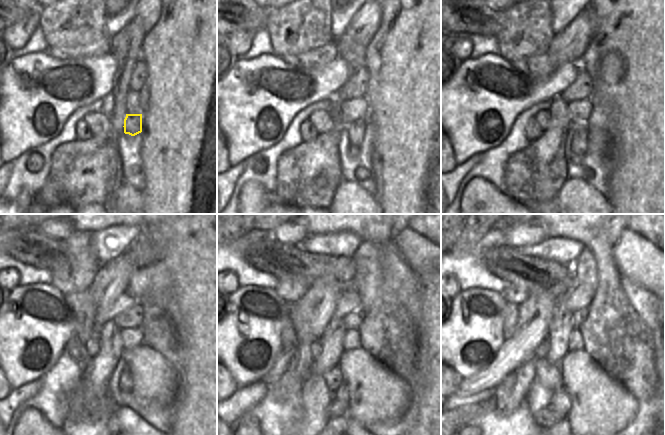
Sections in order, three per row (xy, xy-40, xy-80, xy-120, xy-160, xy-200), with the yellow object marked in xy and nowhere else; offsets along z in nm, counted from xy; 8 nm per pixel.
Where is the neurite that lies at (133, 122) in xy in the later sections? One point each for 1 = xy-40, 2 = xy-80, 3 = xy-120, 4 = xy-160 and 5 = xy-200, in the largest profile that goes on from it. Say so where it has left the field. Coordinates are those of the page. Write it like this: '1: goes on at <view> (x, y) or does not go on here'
1: goes on at xy-40 (356, 128)
2: goes on at xy-80 (579, 131)
3: goes on at xy-120 (125, 382)
4: goes on at xy-160 (339, 405)
5: goes on at xy-200 (560, 403)

